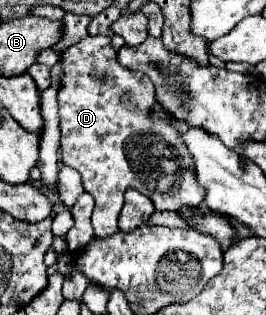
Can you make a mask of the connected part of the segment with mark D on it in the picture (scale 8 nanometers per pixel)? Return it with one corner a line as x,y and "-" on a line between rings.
87,35
63,53
63,79
59,89
59,119
61,119
61,159
65,165
77,169
83,177
83,187
95,199
95,209
91,223
95,237
107,237
119,231
117,217
123,207
125,189
133,187
143,193
143,183
155,189
155,209
157,211
179,211
181,207
197,207
205,191
195,181
195,167
189,159
185,145
177,139
177,131
167,123
149,117
149,107
155,99
155,87
141,81
149,81
139,71
125,69
117,61
117,51
111,45
111,37
91,37

